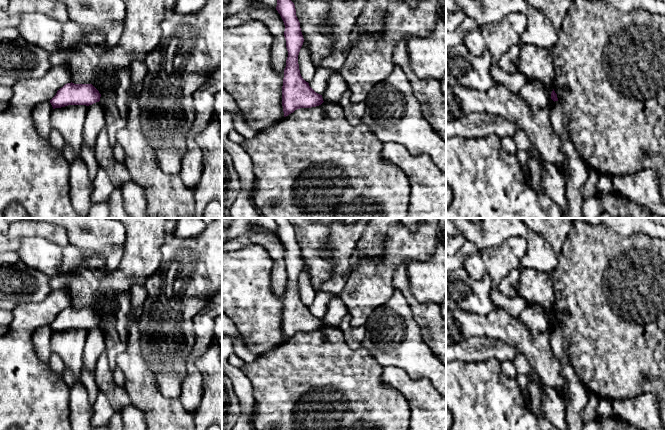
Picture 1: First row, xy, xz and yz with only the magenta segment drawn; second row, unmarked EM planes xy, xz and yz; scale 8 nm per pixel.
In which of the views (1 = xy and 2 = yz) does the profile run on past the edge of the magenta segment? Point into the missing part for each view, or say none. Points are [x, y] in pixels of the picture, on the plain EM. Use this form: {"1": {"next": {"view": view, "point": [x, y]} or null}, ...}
{"1": {"next": null}, "2": {"next": null}}

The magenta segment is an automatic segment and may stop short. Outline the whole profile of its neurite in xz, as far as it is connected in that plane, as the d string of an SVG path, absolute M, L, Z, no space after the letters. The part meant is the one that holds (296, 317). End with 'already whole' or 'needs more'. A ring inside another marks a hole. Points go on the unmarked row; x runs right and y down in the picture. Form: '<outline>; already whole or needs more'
M274 218L274 220L277 224L276 234L285 249L284 261L288 275L282 310L282 330L286 341L297 333L316 331L324 325L322 319L316 317L300 298L298 279L304 262L295 229L288 218Z; already whole

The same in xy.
M67 307L60 312L56 319L50 324L55 332L68 329L92 329L100 325L101 318L92 308Z; already whole

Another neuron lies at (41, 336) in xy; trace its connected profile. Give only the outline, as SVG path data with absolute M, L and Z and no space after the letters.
M50 325L38 327L32 335L35 351L40 361L48 363L52 353L50 339L53 331Z

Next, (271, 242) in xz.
M248 231L241 236L222 243L222 252L240 250L252 244L261 245L270 255L280 257L273 260L271 283L273 292L279 296L283 295L286 291L288 275L284 261L285 249L276 232Z

